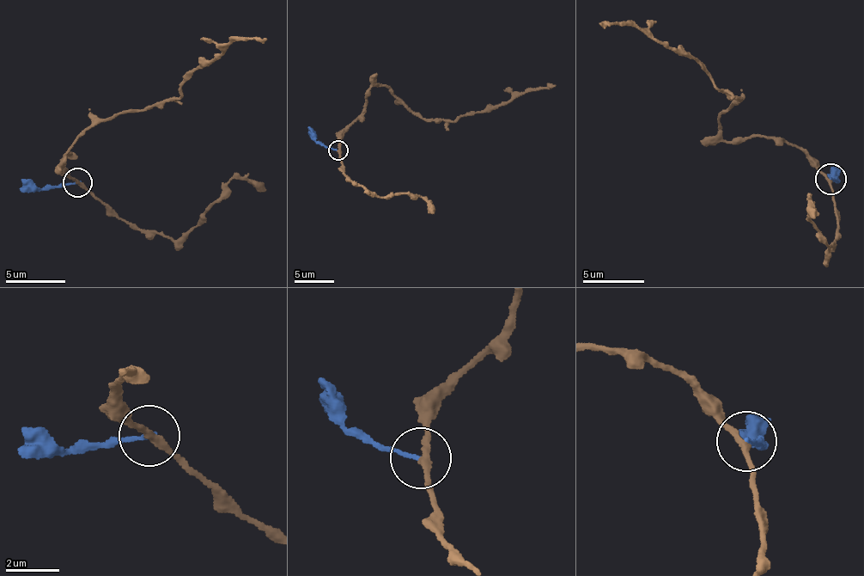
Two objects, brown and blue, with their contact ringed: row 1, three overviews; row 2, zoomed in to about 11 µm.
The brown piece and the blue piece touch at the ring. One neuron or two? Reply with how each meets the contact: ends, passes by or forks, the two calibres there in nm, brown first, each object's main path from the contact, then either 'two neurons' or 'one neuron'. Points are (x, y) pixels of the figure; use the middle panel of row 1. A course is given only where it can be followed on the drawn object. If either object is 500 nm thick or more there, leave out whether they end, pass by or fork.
brown passes by; blue ends there; 240 nm thick on the brown side, 150 nm on the other; brown runs (337, 150), (373, 86), (384, 85), (428, 119), (449, 120), (555, 85); blue runs (337, 150), (322, 144), (308, 126); two neurons

